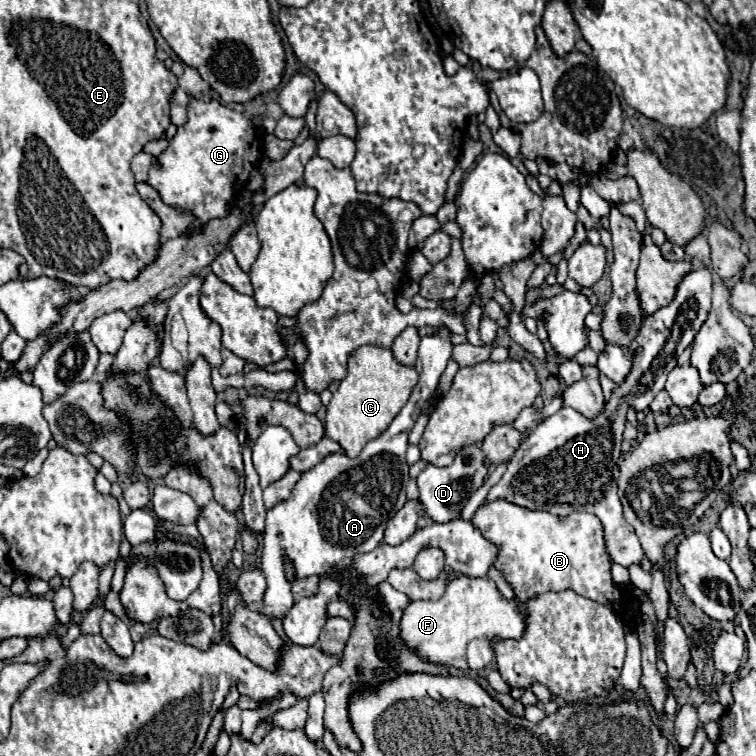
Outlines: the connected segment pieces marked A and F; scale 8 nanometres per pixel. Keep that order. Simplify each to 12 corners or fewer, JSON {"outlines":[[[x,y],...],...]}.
{"outlines":[[[422,337],[408,403],[354,459],[328,455],[268,511],[262,615],[296,579],[368,553],[406,503],[408,435],[446,369]],[[488,577],[408,603],[400,639],[424,661],[484,671],[524,615]]]}

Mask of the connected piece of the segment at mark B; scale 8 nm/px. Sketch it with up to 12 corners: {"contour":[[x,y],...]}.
{"contour":[[498,499],[472,523],[518,599],[574,589],[638,615],[612,585],[596,515]]}

